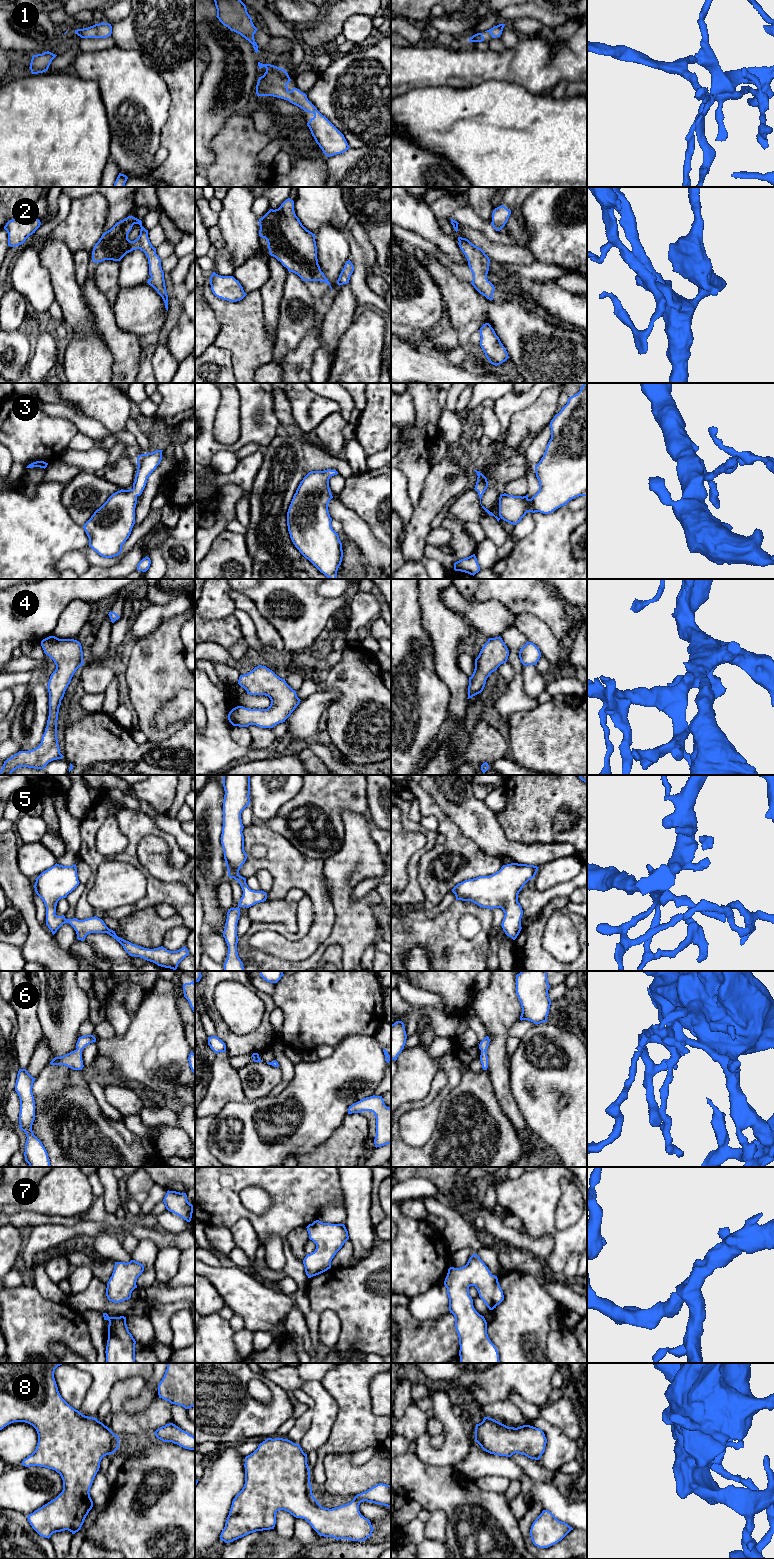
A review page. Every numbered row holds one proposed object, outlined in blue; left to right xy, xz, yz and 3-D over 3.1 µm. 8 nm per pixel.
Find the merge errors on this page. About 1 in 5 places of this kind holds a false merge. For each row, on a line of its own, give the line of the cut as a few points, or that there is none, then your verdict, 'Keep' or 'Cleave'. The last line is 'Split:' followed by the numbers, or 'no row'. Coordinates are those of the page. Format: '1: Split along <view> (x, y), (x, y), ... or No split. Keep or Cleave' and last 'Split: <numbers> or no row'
1: No split. Keep
2: No split. Keep
3: No split. Keep
4: No split. Keep
5: No split. Keep
6: No split. Keep
7: No split. Keep
8: No split. Keep
Split: no row

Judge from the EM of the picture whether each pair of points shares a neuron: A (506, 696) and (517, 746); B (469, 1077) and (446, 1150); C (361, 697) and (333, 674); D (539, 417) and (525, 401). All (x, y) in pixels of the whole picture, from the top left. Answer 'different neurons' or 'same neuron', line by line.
A: different neurons
B: same neuron
C: same neuron
D: different neurons

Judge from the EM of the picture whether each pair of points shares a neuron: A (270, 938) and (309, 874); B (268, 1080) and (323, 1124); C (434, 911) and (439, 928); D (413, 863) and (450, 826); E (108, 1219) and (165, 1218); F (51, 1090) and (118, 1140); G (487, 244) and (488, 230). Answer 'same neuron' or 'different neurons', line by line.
A: same neuron
B: different neurons
C: different neurons
D: different neurons
E: different neurons
F: different neurons
G: different neurons

